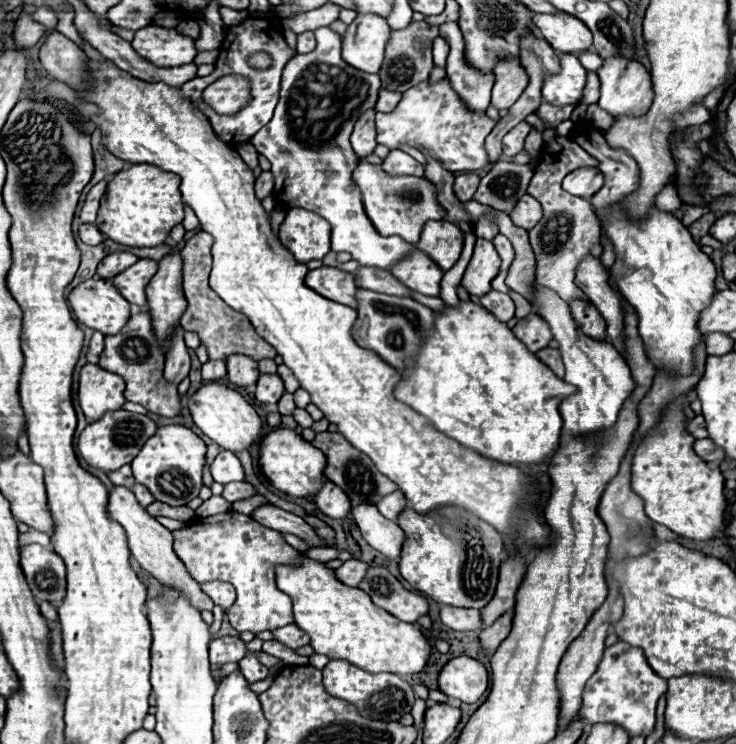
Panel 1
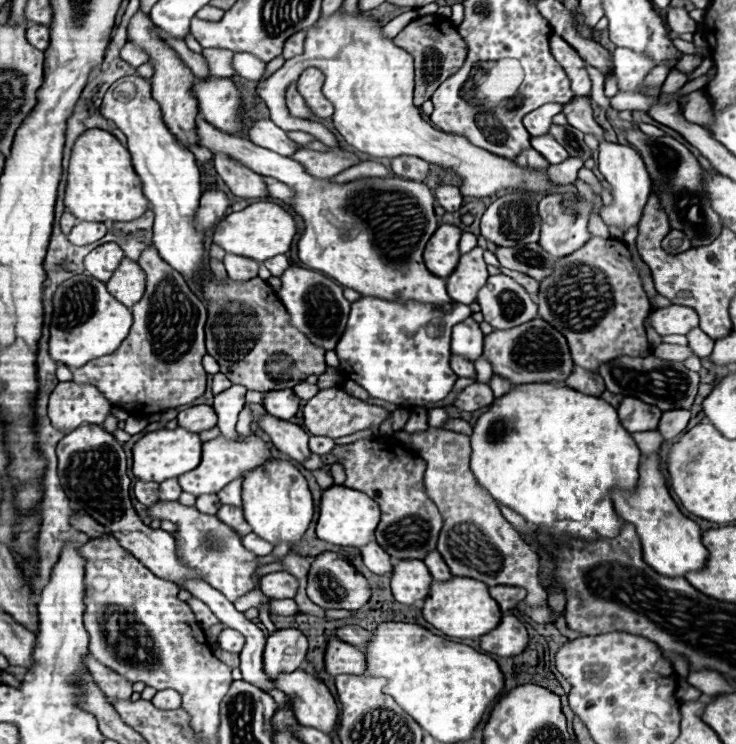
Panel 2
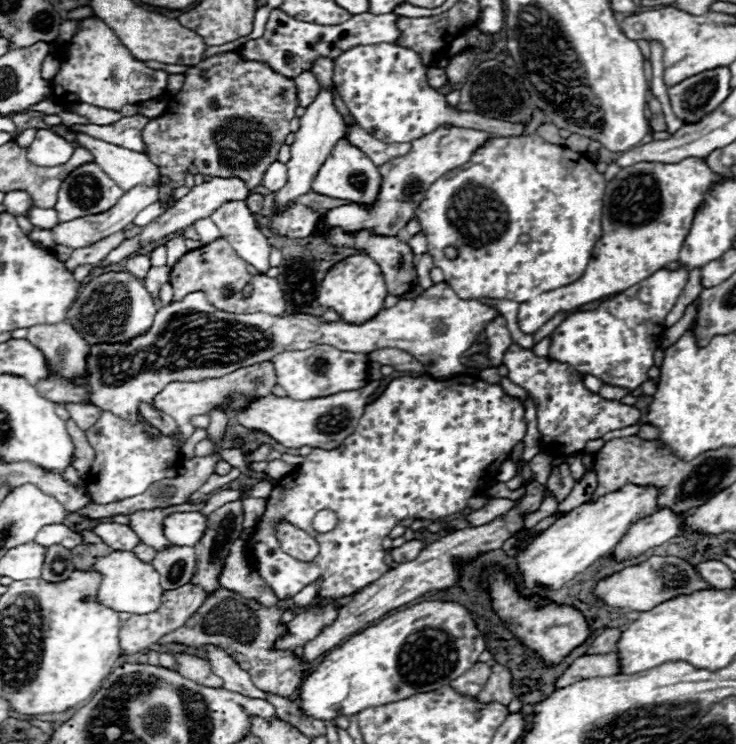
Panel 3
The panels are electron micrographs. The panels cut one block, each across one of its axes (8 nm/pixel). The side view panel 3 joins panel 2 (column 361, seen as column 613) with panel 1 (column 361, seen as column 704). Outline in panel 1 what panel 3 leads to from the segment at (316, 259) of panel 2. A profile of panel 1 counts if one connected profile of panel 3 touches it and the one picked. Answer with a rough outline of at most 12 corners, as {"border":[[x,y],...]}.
{"border":[[366,160],[354,170],[368,218],[382,236],[416,244],[442,220],[436,186],[388,176]]}

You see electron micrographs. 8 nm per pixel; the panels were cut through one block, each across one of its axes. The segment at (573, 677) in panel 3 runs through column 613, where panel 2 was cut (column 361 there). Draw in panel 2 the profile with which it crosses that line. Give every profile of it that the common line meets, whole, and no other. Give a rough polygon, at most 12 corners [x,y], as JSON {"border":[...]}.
{"border":[[332,638],[326,648],[326,670],[332,676],[366,670],[358,648]]}

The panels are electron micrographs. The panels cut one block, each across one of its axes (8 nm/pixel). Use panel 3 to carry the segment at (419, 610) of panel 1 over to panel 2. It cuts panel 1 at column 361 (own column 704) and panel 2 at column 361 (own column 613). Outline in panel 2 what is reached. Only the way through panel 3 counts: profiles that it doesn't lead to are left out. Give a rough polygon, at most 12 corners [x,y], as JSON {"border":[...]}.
{"border":[[318,554],[308,598],[324,610],[358,610],[370,586],[342,556]]}

